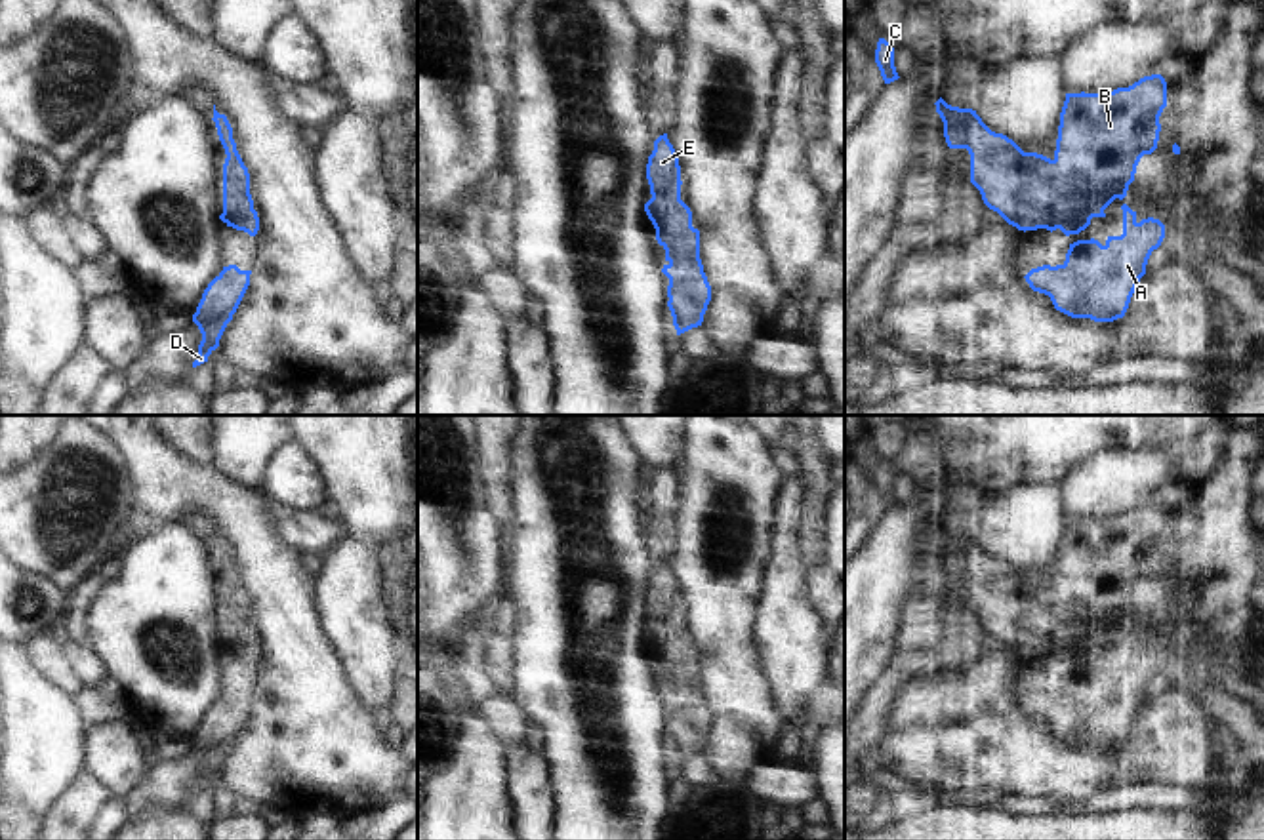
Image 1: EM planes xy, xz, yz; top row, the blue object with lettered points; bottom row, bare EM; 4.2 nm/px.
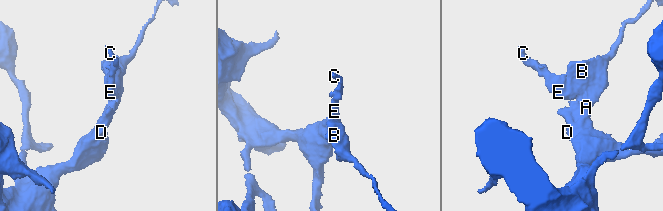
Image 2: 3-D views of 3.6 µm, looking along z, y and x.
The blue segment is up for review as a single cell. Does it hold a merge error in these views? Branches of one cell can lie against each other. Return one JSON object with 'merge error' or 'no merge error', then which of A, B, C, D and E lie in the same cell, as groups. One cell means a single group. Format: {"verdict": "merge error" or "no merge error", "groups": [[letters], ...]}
{"verdict": "no merge error", "groups": [["A", "B", "C", "D", "E"]]}

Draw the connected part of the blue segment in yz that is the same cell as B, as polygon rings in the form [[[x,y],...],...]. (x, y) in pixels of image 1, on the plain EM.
[[[1152,501],[1113,518],[1066,520],[1052,587],[1024,579],[1007,562],[991,558],[972,535],[951,533],[942,524],[934,531],[948,573],[968,577],[970,610],[989,636],[1018,657],[1060,655],[1070,663],[1085,657],[1092,644],[1106,644],[1104,636],[1127,623],[1140,585],[1157,575],[1167,509],[1161,501]]]

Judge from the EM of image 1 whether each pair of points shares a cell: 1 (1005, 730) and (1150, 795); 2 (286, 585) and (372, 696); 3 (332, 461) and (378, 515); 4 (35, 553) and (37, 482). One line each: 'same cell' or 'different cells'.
1: different cells
2: different cells
3: same cell
4: same cell

